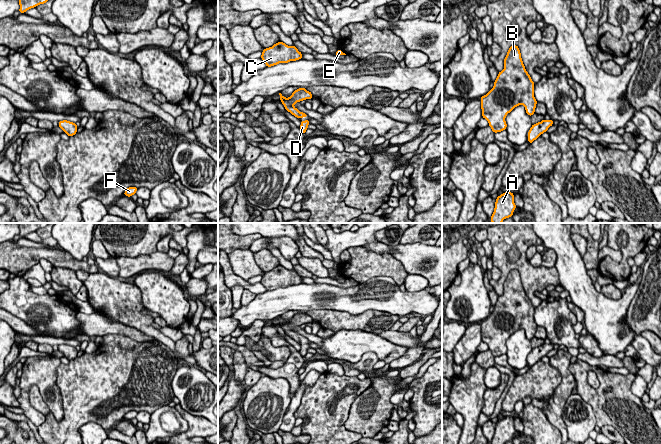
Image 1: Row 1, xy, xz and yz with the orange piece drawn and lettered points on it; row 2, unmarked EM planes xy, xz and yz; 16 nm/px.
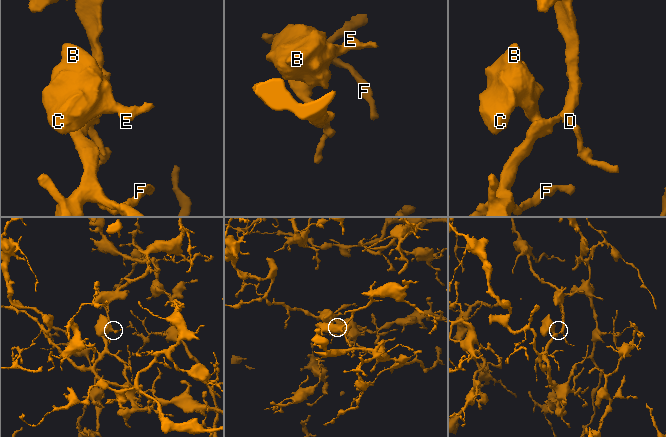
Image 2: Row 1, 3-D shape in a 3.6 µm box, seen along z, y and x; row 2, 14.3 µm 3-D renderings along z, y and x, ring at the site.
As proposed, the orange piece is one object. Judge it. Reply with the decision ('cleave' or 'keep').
keep

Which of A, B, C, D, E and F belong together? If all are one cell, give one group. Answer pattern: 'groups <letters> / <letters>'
groups A B C D E F

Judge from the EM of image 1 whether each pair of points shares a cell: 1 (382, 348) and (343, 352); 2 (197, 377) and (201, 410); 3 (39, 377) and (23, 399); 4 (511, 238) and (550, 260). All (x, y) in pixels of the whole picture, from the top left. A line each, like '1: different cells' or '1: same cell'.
1: same cell
2: same cell
3: same cell
4: different cells

